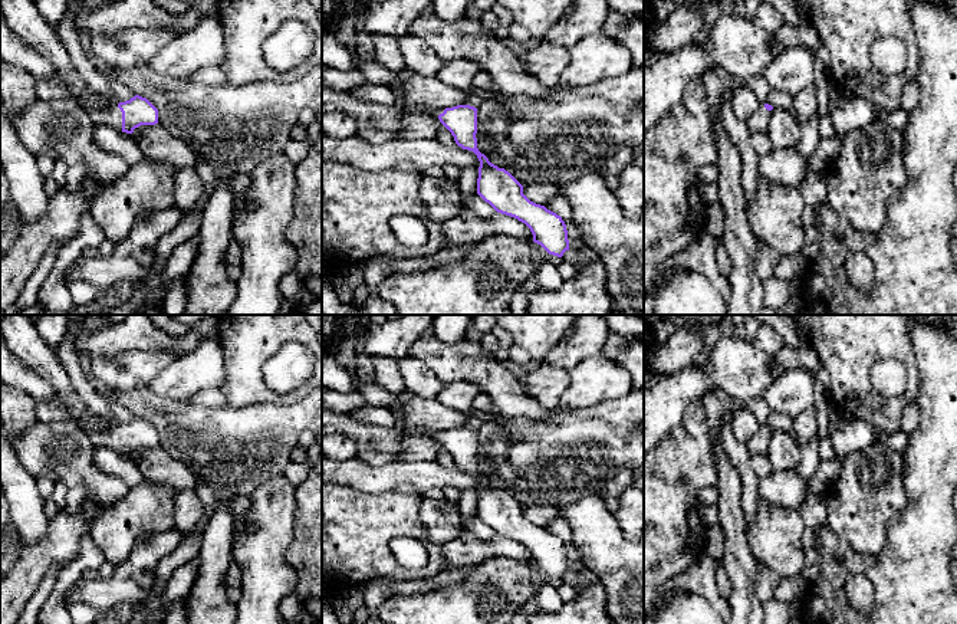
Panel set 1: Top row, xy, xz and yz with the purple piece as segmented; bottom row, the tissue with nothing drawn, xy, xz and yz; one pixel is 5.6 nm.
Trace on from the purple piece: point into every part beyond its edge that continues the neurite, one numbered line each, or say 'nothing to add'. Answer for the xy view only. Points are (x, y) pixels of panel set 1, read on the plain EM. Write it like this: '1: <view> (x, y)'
1: xy (112, 439)

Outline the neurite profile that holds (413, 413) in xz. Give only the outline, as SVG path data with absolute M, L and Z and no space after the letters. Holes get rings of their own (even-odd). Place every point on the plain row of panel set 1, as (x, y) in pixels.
M410 394L407 398L395 395L388 408L397 417L397 426L407 434L422 430L428 436L437 430L463 427L467 417L461 411L444 407L437 398L420 398Z

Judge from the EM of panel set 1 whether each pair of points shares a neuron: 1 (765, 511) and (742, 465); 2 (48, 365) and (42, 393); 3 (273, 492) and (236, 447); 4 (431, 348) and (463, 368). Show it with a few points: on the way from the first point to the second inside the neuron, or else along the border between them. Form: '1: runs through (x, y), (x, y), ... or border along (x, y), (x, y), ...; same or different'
1: border along (759, 499), (756, 519), (749, 526); different
2: border along (19, 358), (52, 386), (65, 407); different
3: border along (282, 473), (260, 483), (249, 495); different
4: runs through (438, 352), (451, 363), (456, 363); same

